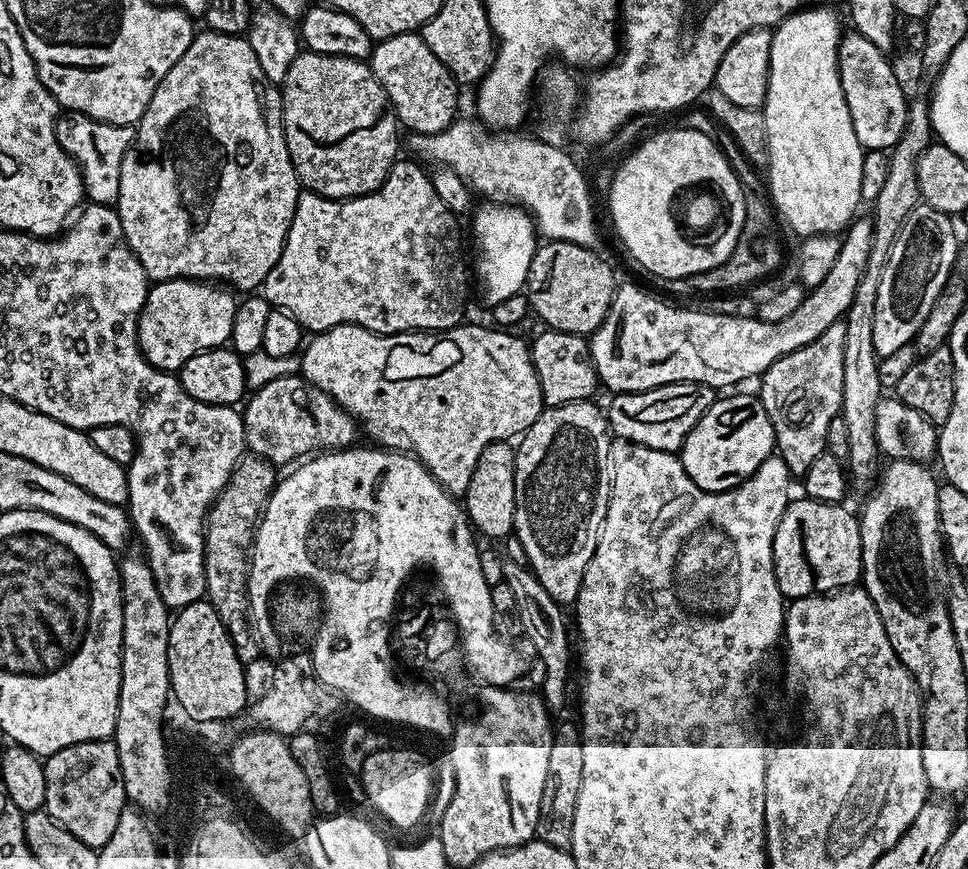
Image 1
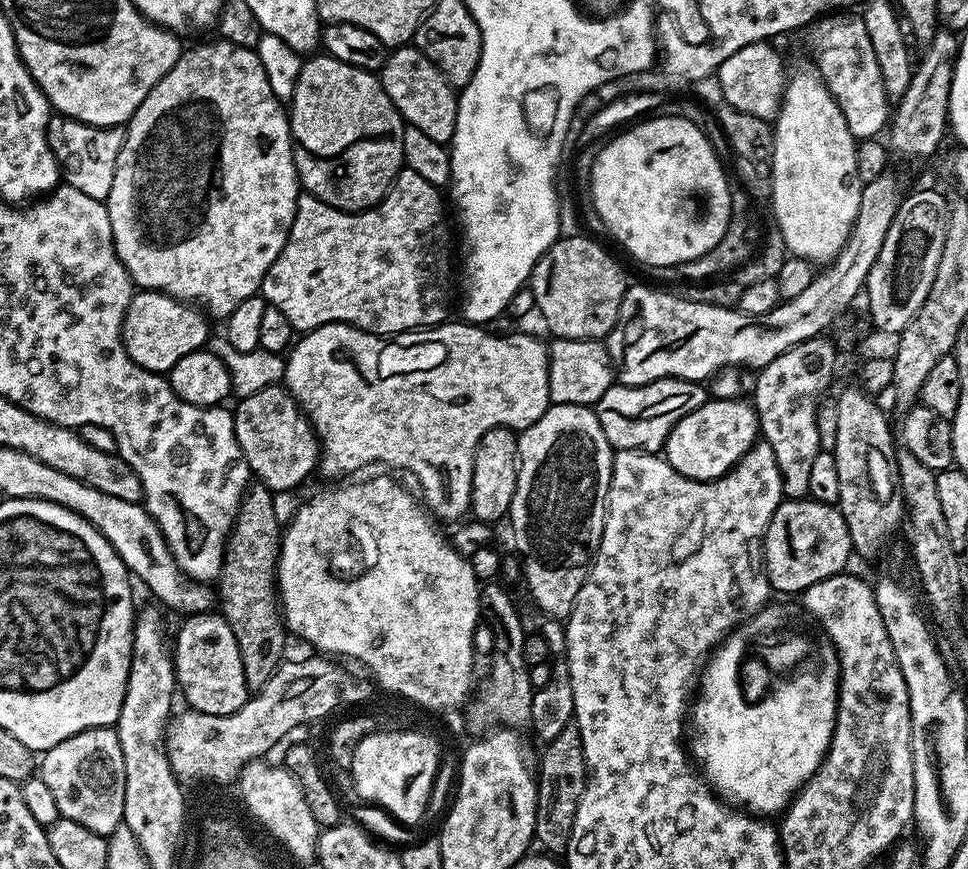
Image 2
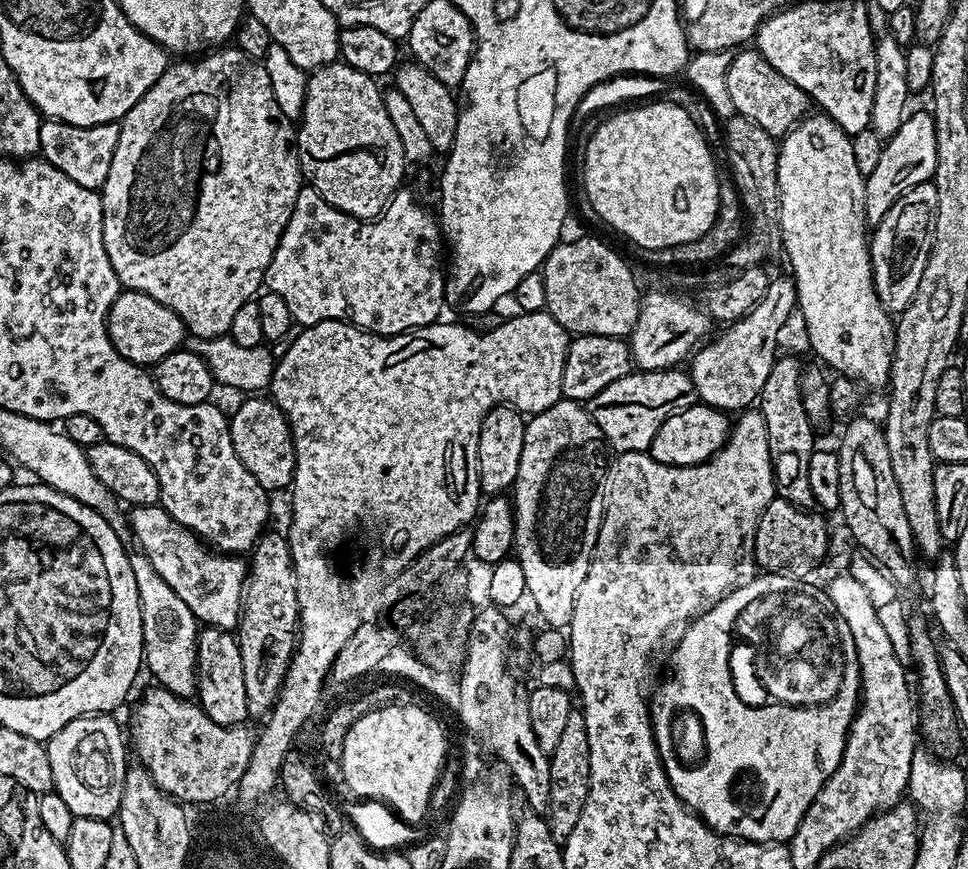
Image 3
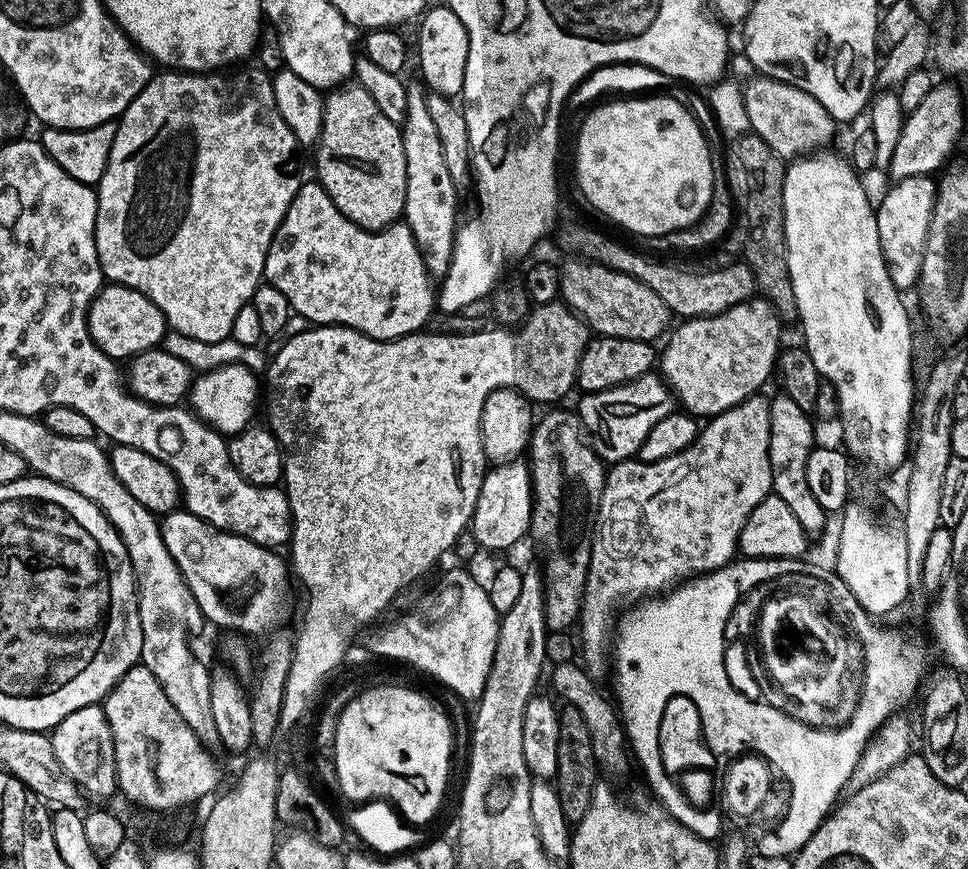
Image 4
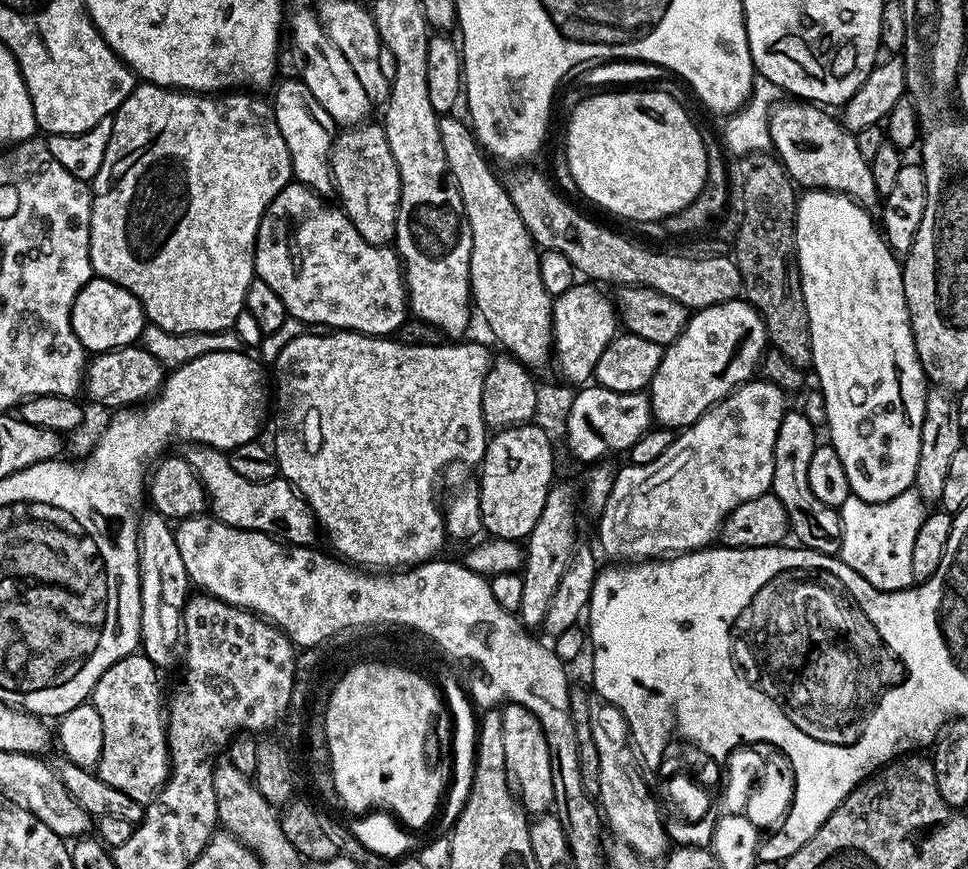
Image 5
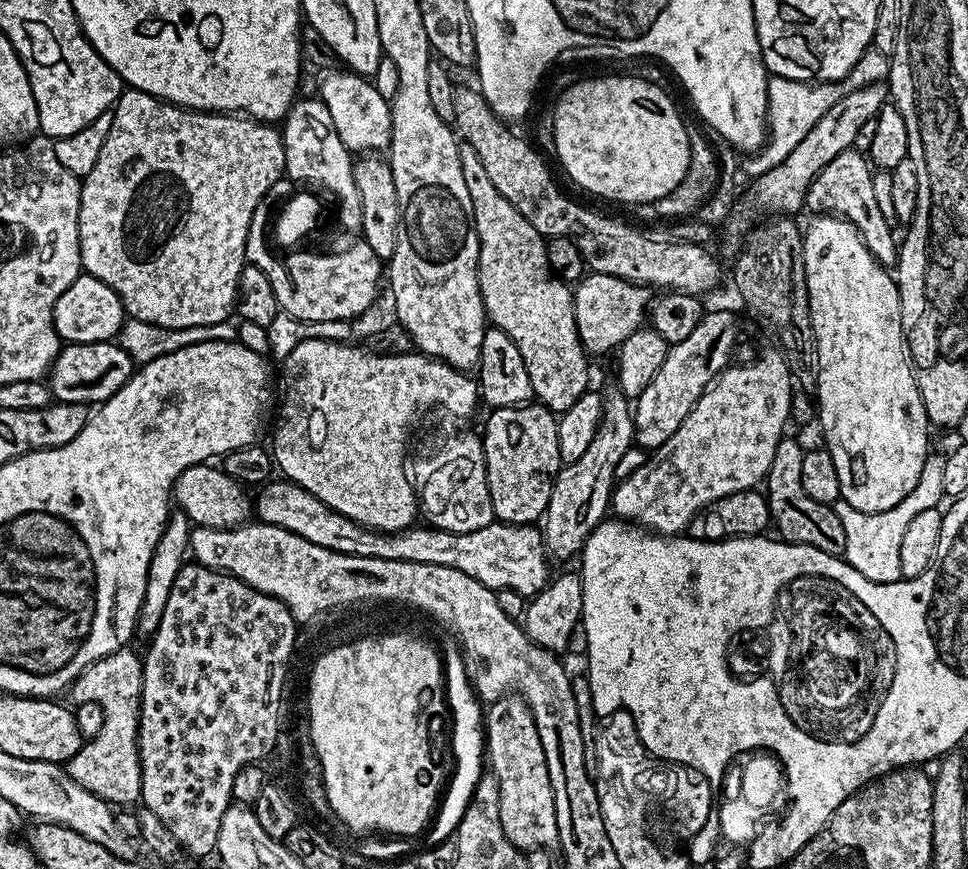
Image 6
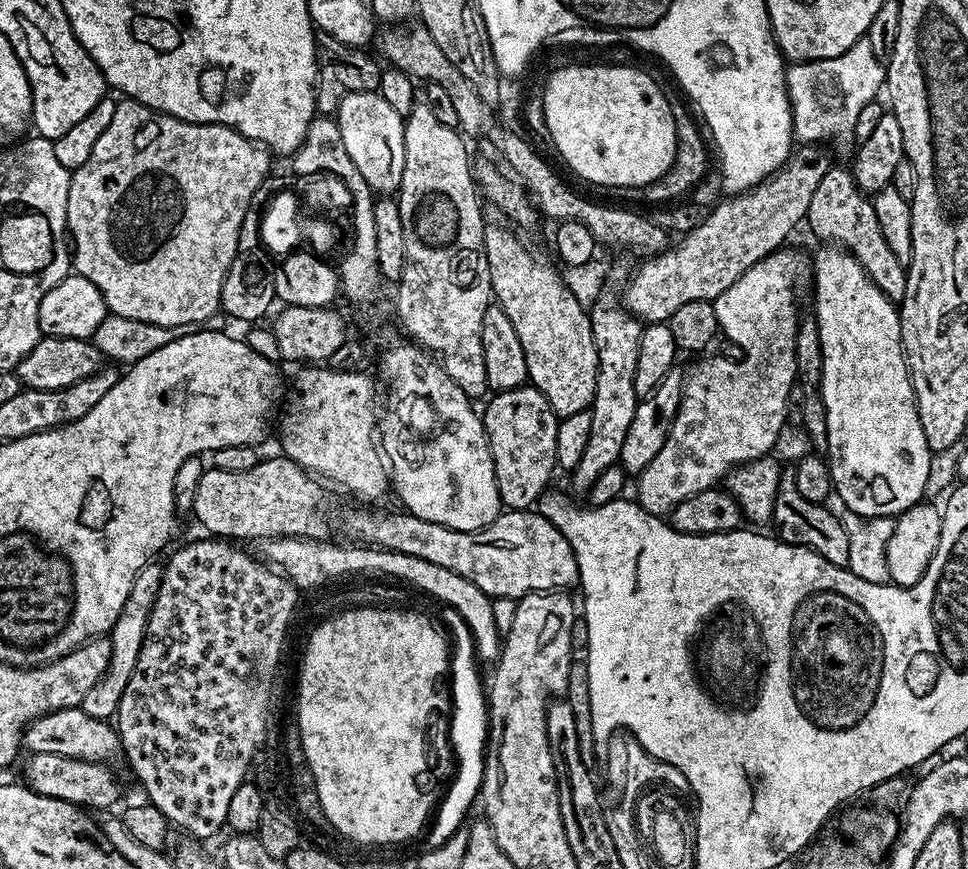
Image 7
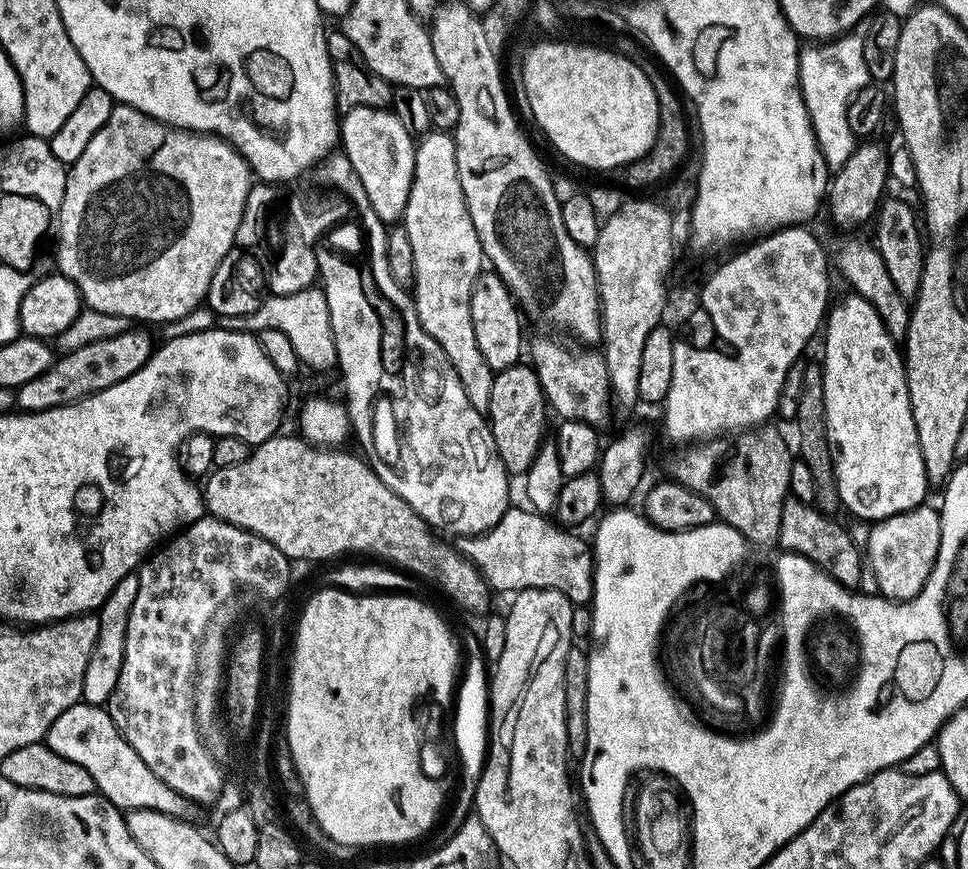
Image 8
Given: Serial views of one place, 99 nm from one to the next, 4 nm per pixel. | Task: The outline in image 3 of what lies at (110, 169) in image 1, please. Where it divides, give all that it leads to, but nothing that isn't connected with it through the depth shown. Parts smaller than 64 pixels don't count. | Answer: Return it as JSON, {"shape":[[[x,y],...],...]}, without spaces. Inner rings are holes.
{"shape":[[[45,119],[40,125],[39,155],[58,169],[66,178],[78,182],[78,186],[103,189],[106,174],[110,174],[110,162],[114,158],[114,146],[118,146],[119,123],[74,126],[61,120]]]}

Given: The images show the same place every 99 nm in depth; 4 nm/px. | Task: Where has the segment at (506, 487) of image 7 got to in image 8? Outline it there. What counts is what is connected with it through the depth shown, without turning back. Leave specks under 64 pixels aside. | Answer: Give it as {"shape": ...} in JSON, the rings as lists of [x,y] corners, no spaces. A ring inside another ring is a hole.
{"shape":[[[521,362],[495,373],[491,378],[493,380],[488,388],[486,419],[492,430],[494,446],[509,474],[527,473],[540,445],[545,443],[544,427],[548,424],[548,416],[550,417],[550,409],[538,382],[538,374],[535,368]]]}

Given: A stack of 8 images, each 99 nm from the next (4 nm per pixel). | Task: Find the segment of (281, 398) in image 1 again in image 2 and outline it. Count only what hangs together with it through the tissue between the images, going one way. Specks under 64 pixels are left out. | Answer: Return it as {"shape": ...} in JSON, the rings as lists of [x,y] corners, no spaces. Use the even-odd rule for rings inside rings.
{"shape":[[[280,384],[266,386],[258,394],[250,394],[234,408],[232,421],[236,444],[242,450],[248,471],[274,494],[296,488],[308,475],[317,471],[320,462],[320,438],[307,412]]]}

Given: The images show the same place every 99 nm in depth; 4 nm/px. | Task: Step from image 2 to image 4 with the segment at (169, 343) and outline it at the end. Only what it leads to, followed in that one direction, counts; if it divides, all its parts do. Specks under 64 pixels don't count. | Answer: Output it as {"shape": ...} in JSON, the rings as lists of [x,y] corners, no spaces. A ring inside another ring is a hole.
{"shape":[[[111,282],[101,287],[88,308],[88,329],[96,345],[117,362],[127,362],[146,350],[161,347],[164,333],[169,331],[162,310],[158,310],[146,294]]]}

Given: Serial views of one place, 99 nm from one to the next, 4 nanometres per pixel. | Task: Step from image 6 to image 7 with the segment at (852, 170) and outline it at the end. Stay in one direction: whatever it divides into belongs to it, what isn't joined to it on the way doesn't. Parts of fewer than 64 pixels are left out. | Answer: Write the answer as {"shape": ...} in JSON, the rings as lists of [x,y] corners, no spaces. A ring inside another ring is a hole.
{"shape":[[[829,167],[827,174],[818,182],[814,198],[810,198],[810,210],[806,217],[806,228],[820,239],[820,242],[835,242],[847,250],[862,266],[862,270],[893,302],[904,299],[908,269],[890,250],[890,245],[878,226],[878,214],[874,214],[871,199],[859,188],[847,167]]]}

